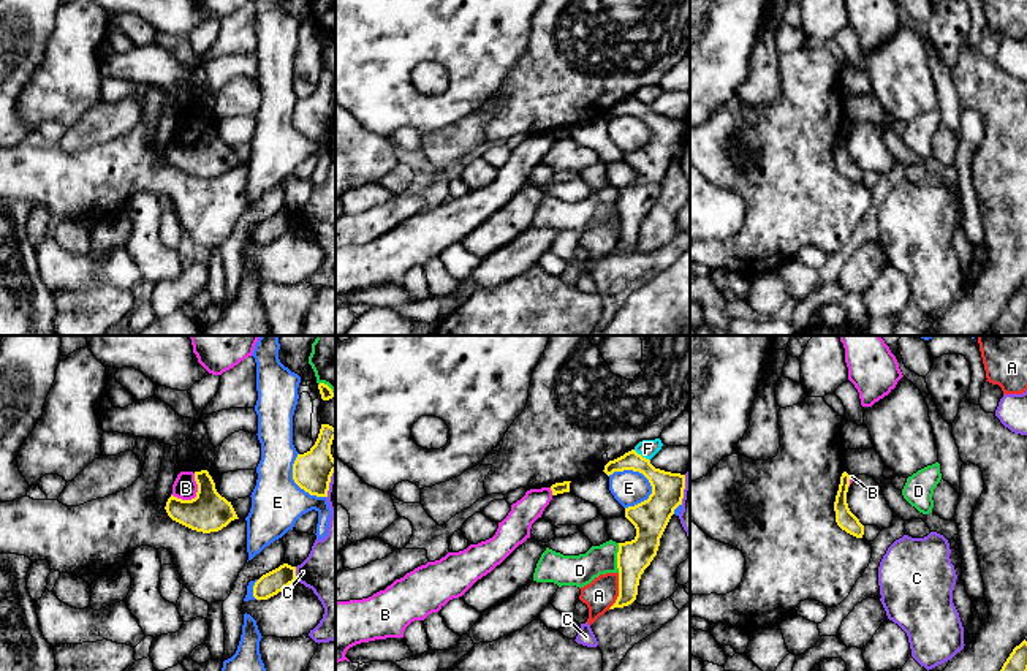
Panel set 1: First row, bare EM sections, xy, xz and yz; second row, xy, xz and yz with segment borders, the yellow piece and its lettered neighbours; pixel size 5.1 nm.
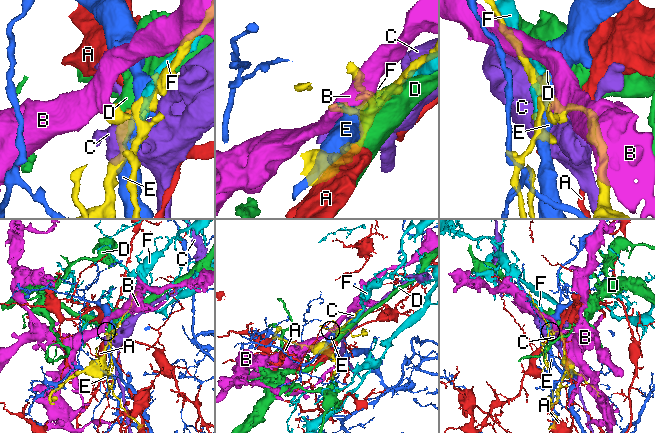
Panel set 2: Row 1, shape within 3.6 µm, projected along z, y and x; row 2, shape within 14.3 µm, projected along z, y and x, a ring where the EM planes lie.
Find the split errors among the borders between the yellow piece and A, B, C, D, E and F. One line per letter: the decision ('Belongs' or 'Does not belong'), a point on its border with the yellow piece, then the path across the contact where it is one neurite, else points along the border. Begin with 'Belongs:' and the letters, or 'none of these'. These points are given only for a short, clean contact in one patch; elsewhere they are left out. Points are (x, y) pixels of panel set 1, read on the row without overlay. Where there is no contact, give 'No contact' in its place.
Belongs: none of these
A: Does not belong. Touches yellow at xz (619, 236)
B: Does not belong. Touches yellow at xy (195, 143). Boundary: xy (195, 119), (197, 140), (193, 143), (178, 144), (171, 141)
C: Does not belong. Touches yellow at xy (295, 220)
D: Does not belong. Touches yellow at xz (617, 203)
E: Does not belong. Touches yellow at xz (635, 116)
F: Does not belong. Touches yellow at xz (640, 100)

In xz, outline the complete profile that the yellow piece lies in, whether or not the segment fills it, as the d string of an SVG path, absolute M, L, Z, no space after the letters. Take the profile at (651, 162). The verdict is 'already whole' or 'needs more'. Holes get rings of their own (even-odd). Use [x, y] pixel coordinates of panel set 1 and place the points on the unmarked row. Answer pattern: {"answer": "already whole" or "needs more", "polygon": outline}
{"answer": "already whole", "polygon": "M635 95L609 106L603 117L609 122L623 116L642 119L652 139L647 146L625 154L625 163L635 171L636 182L619 188L619 242L609 255L628 252L636 245L641 220L657 201L660 184L674 155L682 150L685 135L685 120L655 114Z"}

